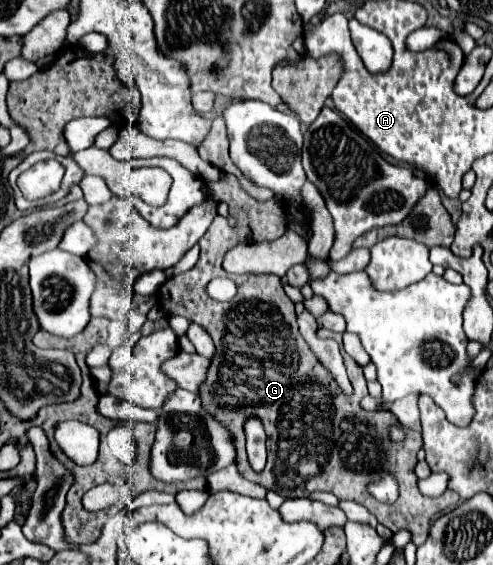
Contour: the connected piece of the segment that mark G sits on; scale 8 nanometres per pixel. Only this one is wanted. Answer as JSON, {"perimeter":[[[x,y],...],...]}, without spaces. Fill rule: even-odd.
{"perimeter":[[[222,172],[216,182],[208,182],[208,192],[212,196],[218,196],[218,200],[228,202],[228,214],[236,220],[236,228],[232,228],[228,224],[226,216],[216,216],[214,222],[210,224],[210,228],[206,230],[206,234],[198,242],[200,260],[196,262],[194,268],[166,280],[158,288],[158,304],[166,316],[178,314],[178,316],[188,318],[190,322],[200,324],[214,340],[216,356],[212,358],[212,362],[208,366],[204,384],[198,388],[198,396],[200,396],[206,412],[214,420],[218,420],[222,426],[226,426],[228,432],[232,434],[234,446],[236,446],[238,472],[246,480],[252,480],[252,482],[264,486],[266,490],[274,490],[284,498],[302,498],[302,496],[310,496],[312,492],[332,492],[340,500],[354,500],[354,502],[362,504],[364,508],[368,508],[378,518],[378,522],[382,522],[392,532],[406,528],[412,534],[412,542],[416,546],[420,546],[428,538],[432,518],[448,508],[454,508],[458,504],[458,494],[454,494],[452,490],[446,490],[442,494],[442,498],[426,498],[426,496],[418,494],[418,486],[416,486],[418,478],[414,474],[414,464],[416,464],[416,452],[422,448],[422,436],[406,434],[404,442],[400,442],[400,444],[390,442],[388,426],[398,422],[394,418],[394,414],[366,412],[366,410],[358,408],[358,402],[366,394],[366,380],[364,380],[362,368],[348,354],[344,356],[344,364],[346,364],[350,382],[354,386],[354,396],[342,398],[336,382],[330,378],[330,374],[326,374],[326,368],[314,358],[314,354],[310,354],[310,348],[306,346],[304,338],[300,336],[298,326],[296,326],[294,302],[286,296],[286,292],[282,288],[282,280],[278,276],[274,276],[274,274],[228,274],[222,268],[224,254],[230,248],[251,242],[272,242],[284,234],[286,226],[282,224],[282,218],[284,218],[282,202],[278,202],[276,198],[264,202],[250,198],[240,188],[236,176],[226,174],[226,172]],[[214,276],[228,276],[238,284],[238,294],[232,302],[216,302],[206,296],[204,284]],[[252,416],[262,420],[266,436],[268,436],[268,440],[266,440],[268,464],[260,474],[248,466],[246,450],[244,450],[244,422]],[[382,470],[394,470],[398,484],[400,484],[400,498],[390,506],[382,506],[380,502],[374,502],[374,498],[370,498],[370,494],[366,494],[366,482],[372,482],[374,478],[378,478],[378,474],[382,474]]]}

